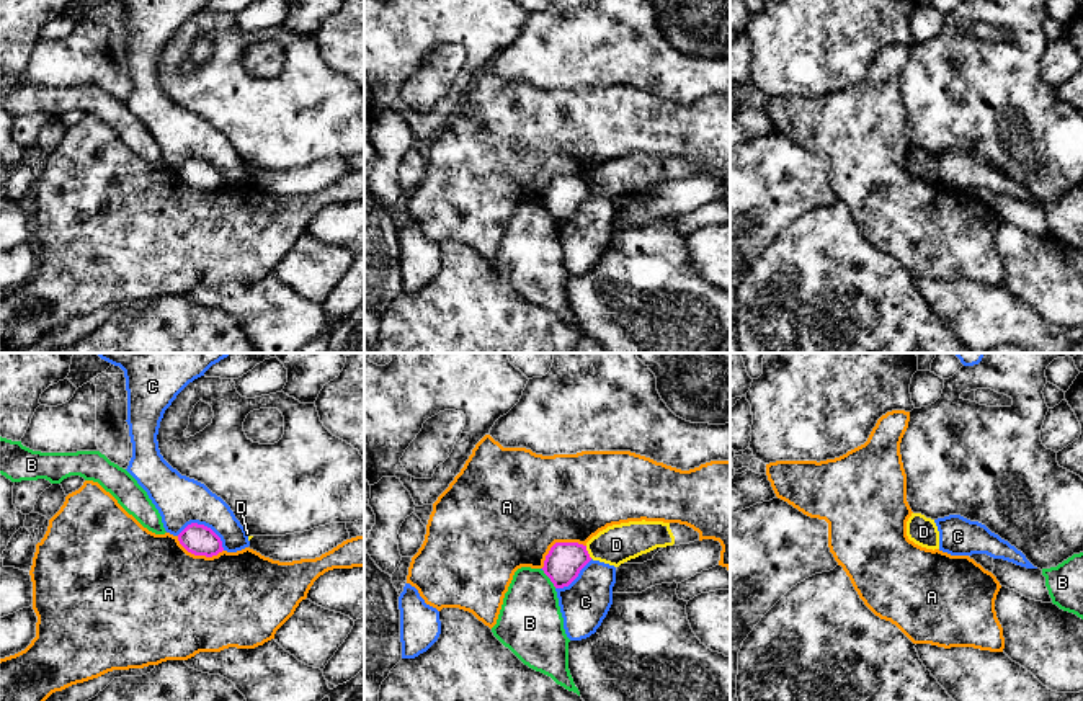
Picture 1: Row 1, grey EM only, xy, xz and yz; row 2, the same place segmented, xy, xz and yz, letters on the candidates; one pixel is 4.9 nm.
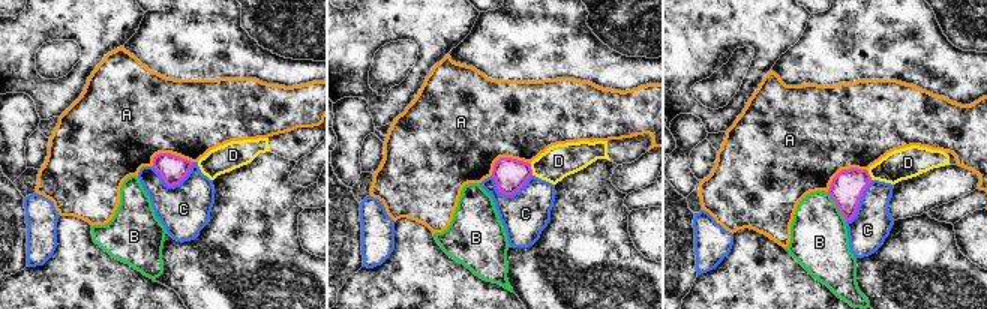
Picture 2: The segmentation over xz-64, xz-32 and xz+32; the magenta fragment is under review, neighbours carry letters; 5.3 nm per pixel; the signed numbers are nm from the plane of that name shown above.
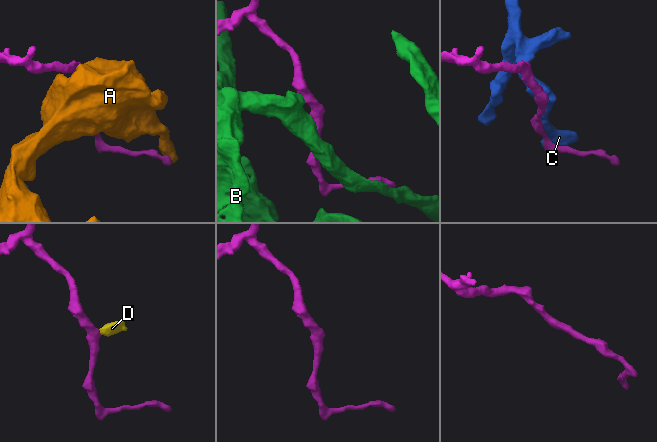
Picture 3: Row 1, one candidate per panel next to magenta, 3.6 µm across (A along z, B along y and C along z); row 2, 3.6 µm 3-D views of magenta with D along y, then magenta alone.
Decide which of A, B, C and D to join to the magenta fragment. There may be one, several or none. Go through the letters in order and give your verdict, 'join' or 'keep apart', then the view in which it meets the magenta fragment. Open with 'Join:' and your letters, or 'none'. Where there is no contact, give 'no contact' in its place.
Join: none
A: keep apart; meets magenta in xz
B: keep apart; meets magenta in xz
C: keep apart; meets magenta in xy
D: keep apart; meets magenta in xz

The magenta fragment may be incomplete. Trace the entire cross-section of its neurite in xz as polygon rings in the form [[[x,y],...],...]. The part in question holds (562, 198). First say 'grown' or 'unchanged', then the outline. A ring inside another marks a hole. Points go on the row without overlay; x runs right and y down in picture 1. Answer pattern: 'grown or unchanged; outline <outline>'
unchanged; outline [[[555,176],[544,194],[544,208],[555,222],[568,221],[580,204],[591,194],[586,180],[578,176]]]

